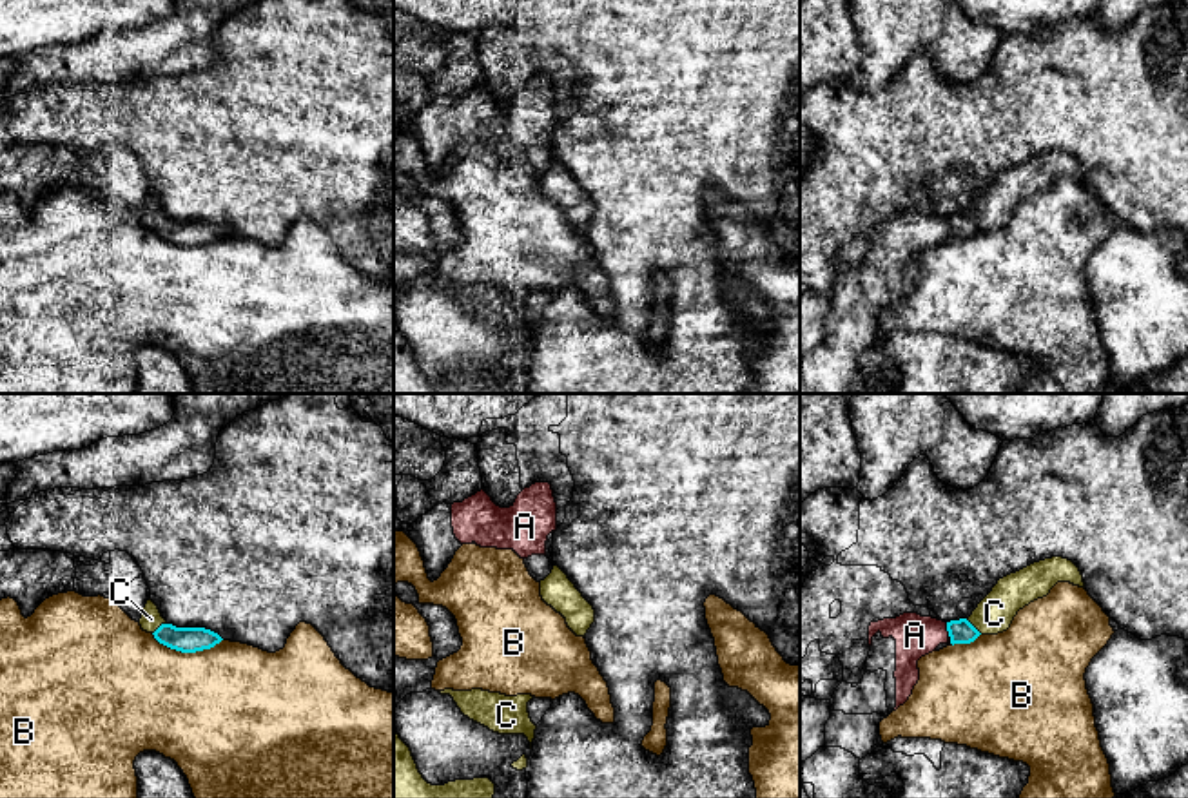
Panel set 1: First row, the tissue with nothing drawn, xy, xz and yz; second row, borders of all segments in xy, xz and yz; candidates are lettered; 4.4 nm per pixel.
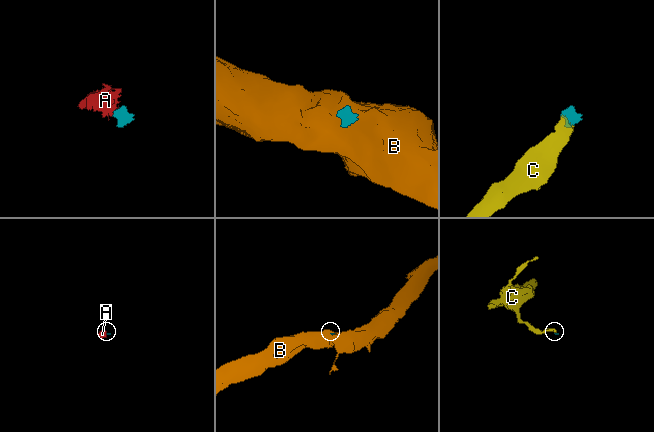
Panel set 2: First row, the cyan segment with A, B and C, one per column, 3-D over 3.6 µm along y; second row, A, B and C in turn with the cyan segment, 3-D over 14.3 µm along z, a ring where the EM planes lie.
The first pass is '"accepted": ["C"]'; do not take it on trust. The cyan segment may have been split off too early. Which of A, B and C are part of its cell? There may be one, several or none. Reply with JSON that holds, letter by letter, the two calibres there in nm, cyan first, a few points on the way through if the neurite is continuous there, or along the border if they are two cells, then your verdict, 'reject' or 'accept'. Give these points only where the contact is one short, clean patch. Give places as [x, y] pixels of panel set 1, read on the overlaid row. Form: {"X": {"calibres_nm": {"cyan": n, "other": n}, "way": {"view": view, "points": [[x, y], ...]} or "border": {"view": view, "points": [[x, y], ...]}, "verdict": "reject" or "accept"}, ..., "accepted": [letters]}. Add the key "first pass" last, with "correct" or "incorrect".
{"A": {"calibres_nm": {"cyan": 110, "other": 180}, "verdict": "reject"}, "B": {"calibres_nm": {"cyan": 110, "other": 500}, "verdict": "reject"}, "C": {"calibres_nm": {"cyan": 110, "other": 170}, "way": {"view": "yz", "points": [[962, 632], [973, 626], [994, 613]]}, "verdict": "accept"}, "accepted": ["C"], "first pass": "correct"}

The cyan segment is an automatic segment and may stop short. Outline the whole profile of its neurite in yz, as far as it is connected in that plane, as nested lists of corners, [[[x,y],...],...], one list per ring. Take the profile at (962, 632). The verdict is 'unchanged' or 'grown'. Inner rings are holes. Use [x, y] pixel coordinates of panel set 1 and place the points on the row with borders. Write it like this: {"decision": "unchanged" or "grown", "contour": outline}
{"decision": "grown", "contour": [[[1063,557],[1034,562],[999,579],[969,618],[947,622],[950,644],[970,644],[979,635],[1007,631],[1019,609],[1047,597],[1057,582],[1085,588],[1079,568]]]}

